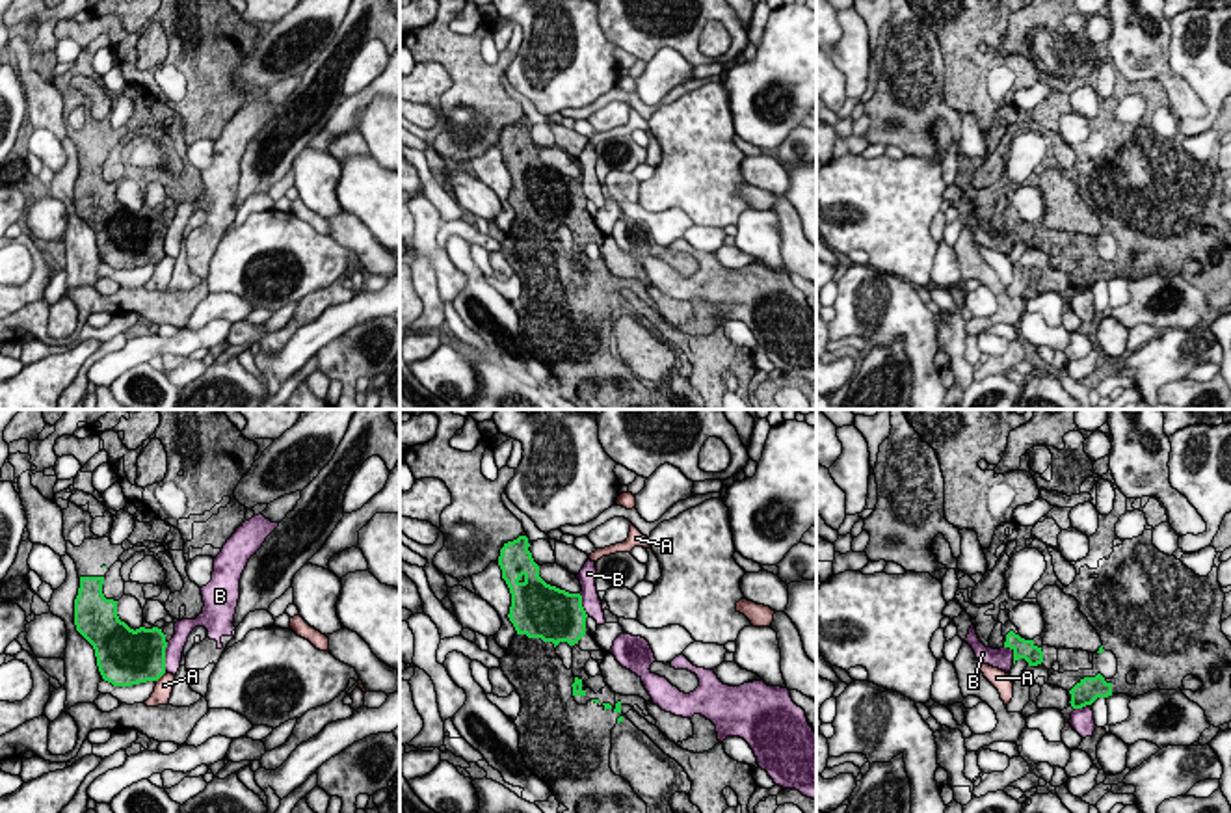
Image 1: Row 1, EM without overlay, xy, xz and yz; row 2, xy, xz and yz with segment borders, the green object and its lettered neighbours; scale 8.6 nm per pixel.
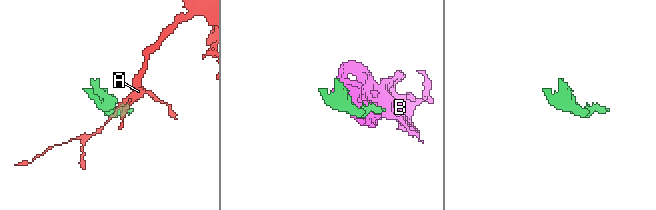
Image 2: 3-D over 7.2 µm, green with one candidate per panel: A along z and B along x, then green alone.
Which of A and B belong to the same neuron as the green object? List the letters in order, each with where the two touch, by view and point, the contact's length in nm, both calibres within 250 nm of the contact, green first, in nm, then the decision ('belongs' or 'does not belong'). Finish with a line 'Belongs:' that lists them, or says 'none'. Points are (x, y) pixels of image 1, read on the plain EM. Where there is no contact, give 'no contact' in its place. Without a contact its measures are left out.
A: contact xy (160, 259); length 130 nm; calibres 440 and 160 nm; does not belong
B: contact xy (164, 240); length 260 nm; calibres 460 and 160 nm; does not belong
Belongs: none

